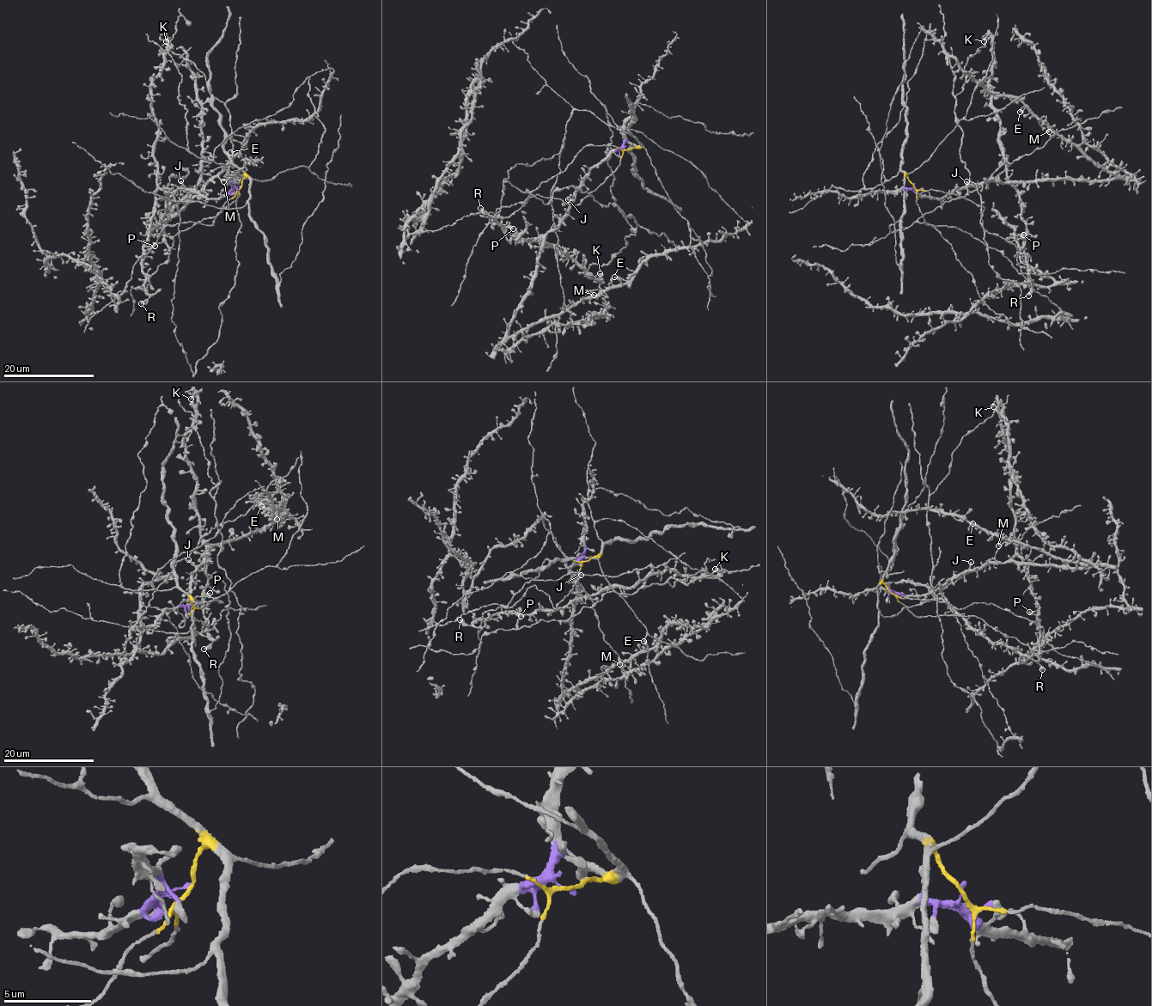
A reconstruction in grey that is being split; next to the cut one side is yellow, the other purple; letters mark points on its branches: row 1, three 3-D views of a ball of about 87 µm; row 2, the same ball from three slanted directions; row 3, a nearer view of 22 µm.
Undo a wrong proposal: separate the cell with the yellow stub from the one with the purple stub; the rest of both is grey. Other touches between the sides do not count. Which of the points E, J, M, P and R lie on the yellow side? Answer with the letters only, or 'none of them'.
P, R

